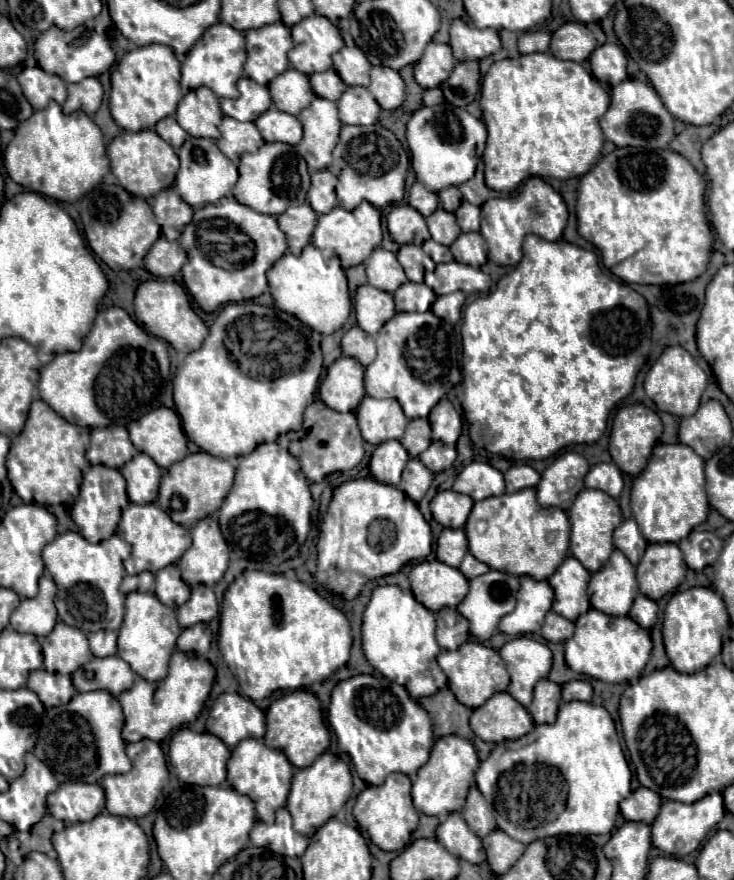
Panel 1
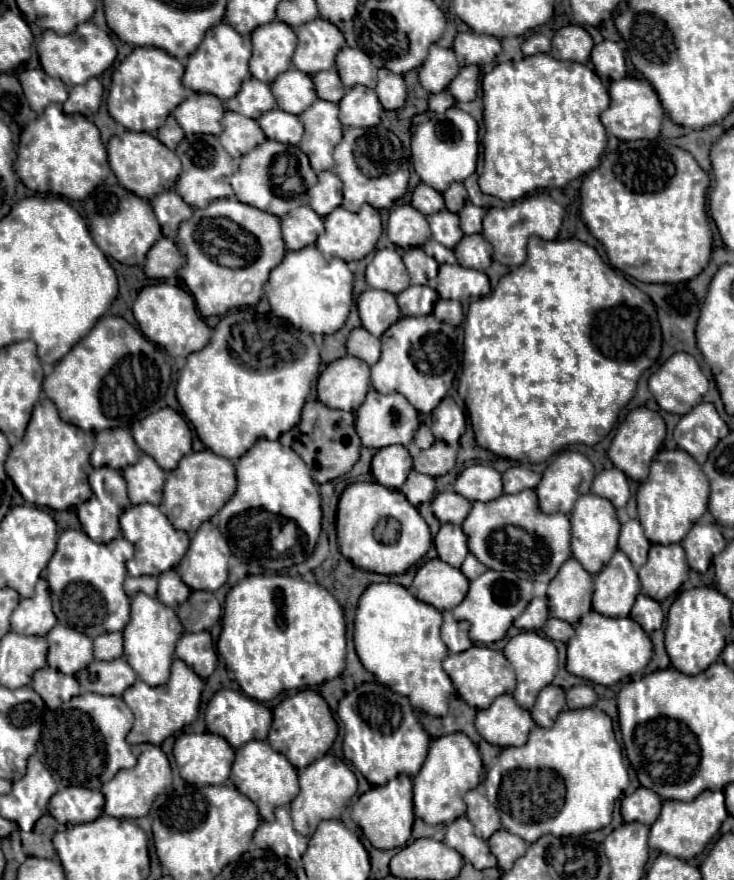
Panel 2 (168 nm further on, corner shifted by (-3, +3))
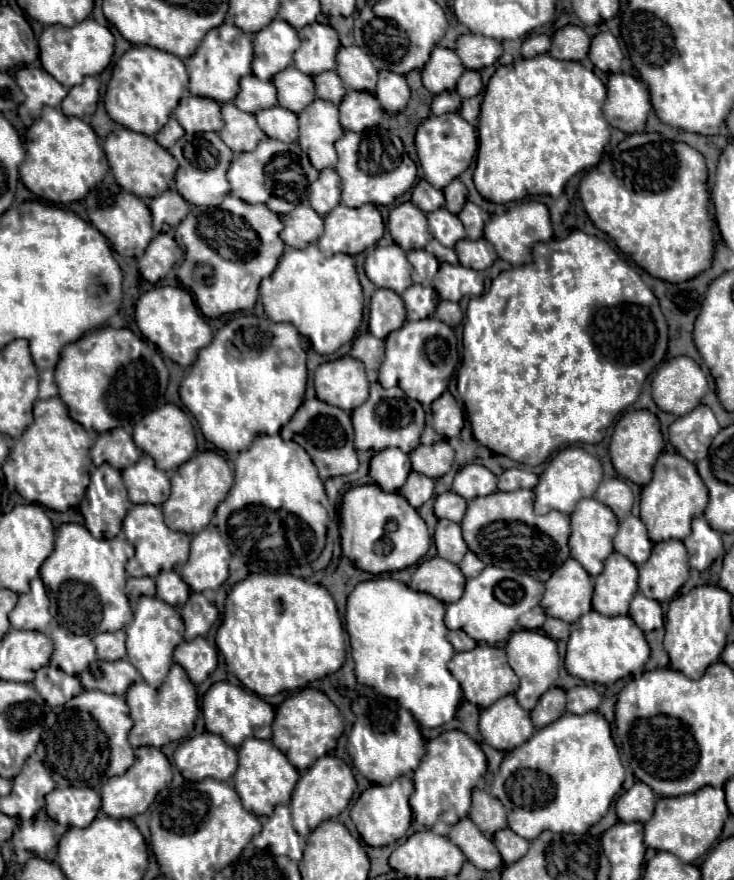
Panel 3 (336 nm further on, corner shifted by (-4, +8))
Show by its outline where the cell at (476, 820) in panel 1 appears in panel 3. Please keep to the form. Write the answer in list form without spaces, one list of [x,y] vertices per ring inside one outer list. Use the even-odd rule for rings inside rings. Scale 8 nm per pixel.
[[[475,788],[473,790],[473,804],[471,804],[471,812],[469,818],[479,826],[479,830],[493,838],[493,834],[501,828],[507,828],[507,818],[505,818],[505,806],[491,796],[485,790]]]

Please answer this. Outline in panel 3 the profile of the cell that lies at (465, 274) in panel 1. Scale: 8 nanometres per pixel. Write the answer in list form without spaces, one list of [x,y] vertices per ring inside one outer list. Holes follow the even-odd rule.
[[[441,264],[433,278],[433,288],[443,300],[459,302],[463,296],[479,296],[483,292],[483,272],[461,264]]]

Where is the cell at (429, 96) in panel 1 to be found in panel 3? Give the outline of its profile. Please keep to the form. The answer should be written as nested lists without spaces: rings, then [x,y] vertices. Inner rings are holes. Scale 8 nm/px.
[[[441,92],[433,98],[433,104],[431,104],[431,112],[435,116],[441,116],[445,112],[457,112],[461,106],[461,96],[457,96],[457,92]]]

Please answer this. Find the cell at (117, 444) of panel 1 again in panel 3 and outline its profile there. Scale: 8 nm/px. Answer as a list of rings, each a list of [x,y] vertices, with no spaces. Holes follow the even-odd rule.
[[[113,428],[109,432],[99,434],[89,456],[95,466],[107,462],[117,470],[123,470],[141,458],[141,450],[135,446],[129,432],[125,432],[123,428]]]

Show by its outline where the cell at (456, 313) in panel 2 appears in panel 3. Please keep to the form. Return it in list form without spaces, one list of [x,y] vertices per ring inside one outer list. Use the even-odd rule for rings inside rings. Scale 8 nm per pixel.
[[[441,300],[441,302],[437,304],[435,316],[437,316],[439,320],[445,320],[445,324],[449,324],[449,326],[457,326],[457,324],[461,322],[461,318],[463,318],[463,312],[461,312],[461,308],[459,308],[457,302]]]

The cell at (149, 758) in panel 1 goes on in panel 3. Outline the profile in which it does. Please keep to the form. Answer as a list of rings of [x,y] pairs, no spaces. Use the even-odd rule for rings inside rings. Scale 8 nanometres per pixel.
[[[139,746],[135,750],[135,764],[125,774],[113,776],[103,784],[101,788],[103,812],[113,818],[135,818],[137,814],[143,814],[149,808],[157,792],[161,792],[161,788],[165,788],[171,782],[171,778],[173,772],[165,754],[153,746]]]

